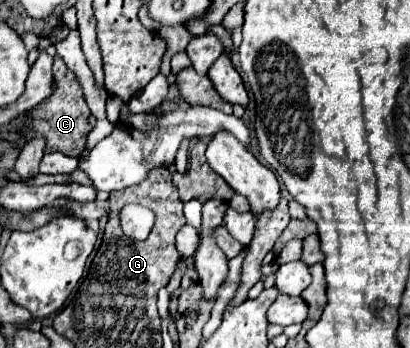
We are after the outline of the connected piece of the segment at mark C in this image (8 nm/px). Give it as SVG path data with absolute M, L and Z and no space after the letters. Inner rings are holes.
M58 55L54 57L54 93L46 101L42 101L34 109L30 109L26 113L26 117L30 117L34 137L46 137L46 145L52 145L52 151L60 151L70 157L80 157L84 153L86 135L92 129L88 125L90 109L84 101L84 95L82 95L78 81L66 69L64 61Z

